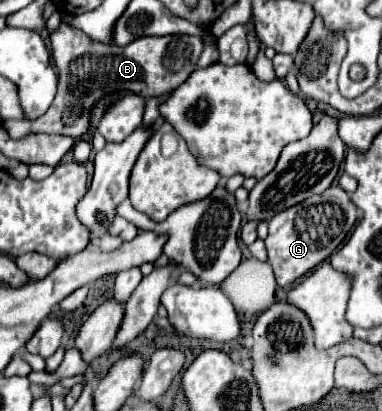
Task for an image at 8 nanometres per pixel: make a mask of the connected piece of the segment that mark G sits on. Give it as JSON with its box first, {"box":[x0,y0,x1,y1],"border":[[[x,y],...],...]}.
{"box":[265,186,357,286],"border":[[[331,186],[321,196],[307,198],[287,210],[275,214],[269,222],[269,236],[265,238],[269,264],[273,266],[279,286],[291,286],[295,280],[305,276],[317,264],[327,260],[349,236],[357,222],[357,206],[341,186]]]}

